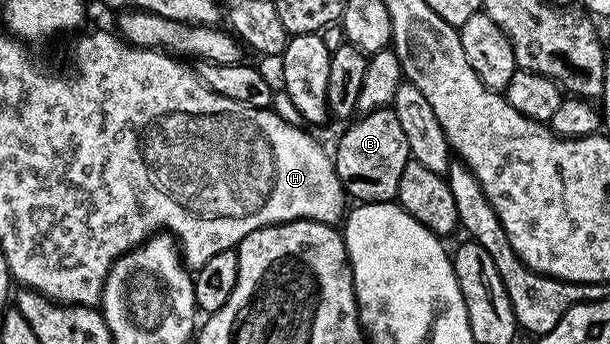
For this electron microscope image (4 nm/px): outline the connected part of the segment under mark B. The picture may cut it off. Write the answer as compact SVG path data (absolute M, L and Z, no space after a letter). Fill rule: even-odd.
M392 106L366 111L346 127L349 128L342 133L333 155L333 164L346 196L350 200L357 199L353 201L358 204L396 200L399 177L403 177L403 169L411 162L411 156L407 136L399 126L399 117L395 117Z

